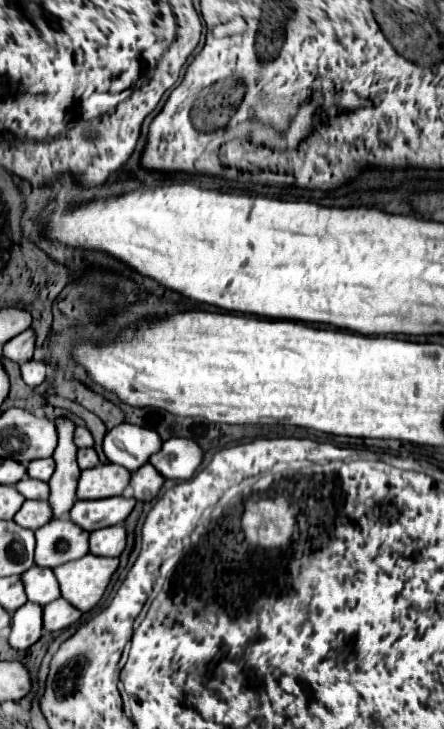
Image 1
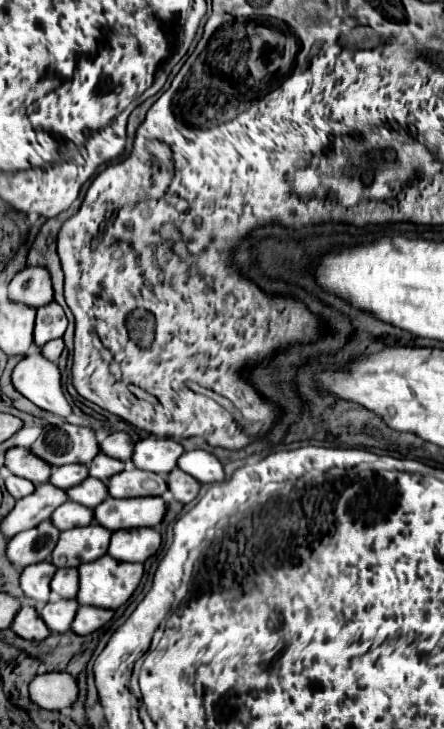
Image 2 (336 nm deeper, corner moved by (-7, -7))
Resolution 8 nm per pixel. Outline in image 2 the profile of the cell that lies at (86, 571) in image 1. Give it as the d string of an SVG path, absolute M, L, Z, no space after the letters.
M105 554L103 558L97 558L95 562L87 562L87 564L79 566L81 584L79 584L77 600L79 600L79 604L89 604L89 606L115 610L115 608L119 608L121 604L125 604L131 598L131 594L139 586L141 578L143 578L143 564L117 562L115 558Z

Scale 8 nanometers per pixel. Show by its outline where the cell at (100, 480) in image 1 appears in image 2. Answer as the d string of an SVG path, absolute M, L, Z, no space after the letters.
M123 470L109 480L109 494L113 498L135 498L135 496L163 496L167 492L167 480L161 474L143 470Z

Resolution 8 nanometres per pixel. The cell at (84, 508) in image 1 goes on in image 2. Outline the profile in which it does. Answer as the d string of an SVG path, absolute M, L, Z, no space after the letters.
M161 496L127 498L107 498L103 504L95 508L95 522L109 530L123 528L141 528L141 526L157 526L161 524L167 512L167 504Z

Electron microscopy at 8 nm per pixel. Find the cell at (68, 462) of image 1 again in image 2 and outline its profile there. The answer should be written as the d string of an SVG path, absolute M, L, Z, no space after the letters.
M39 350L23 356L13 368L13 386L43 410L69 418L71 408L61 392L61 374L57 364L47 362Z

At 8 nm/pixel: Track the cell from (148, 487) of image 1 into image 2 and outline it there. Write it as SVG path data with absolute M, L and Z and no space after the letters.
M179 468L169 472L167 484L169 484L169 490L173 492L173 496L183 504L191 502L199 494L199 488L201 488L201 484L197 480L193 480L187 472L183 472Z

